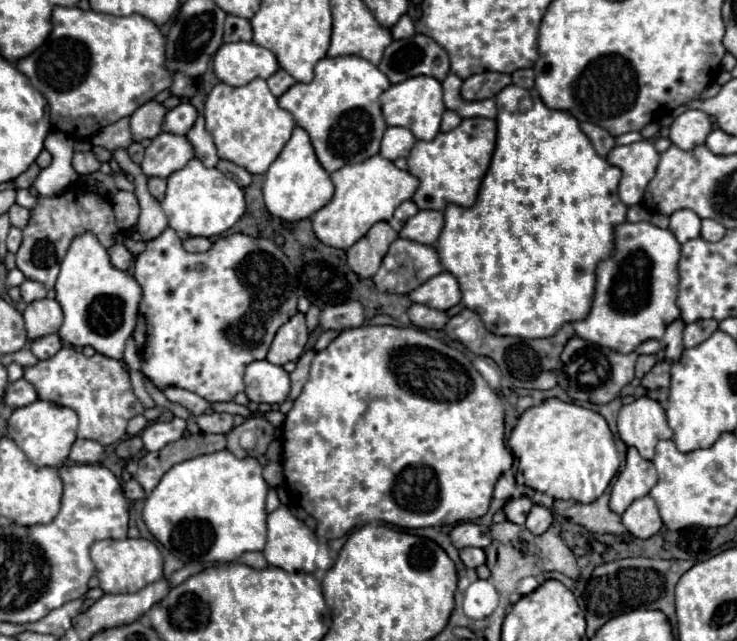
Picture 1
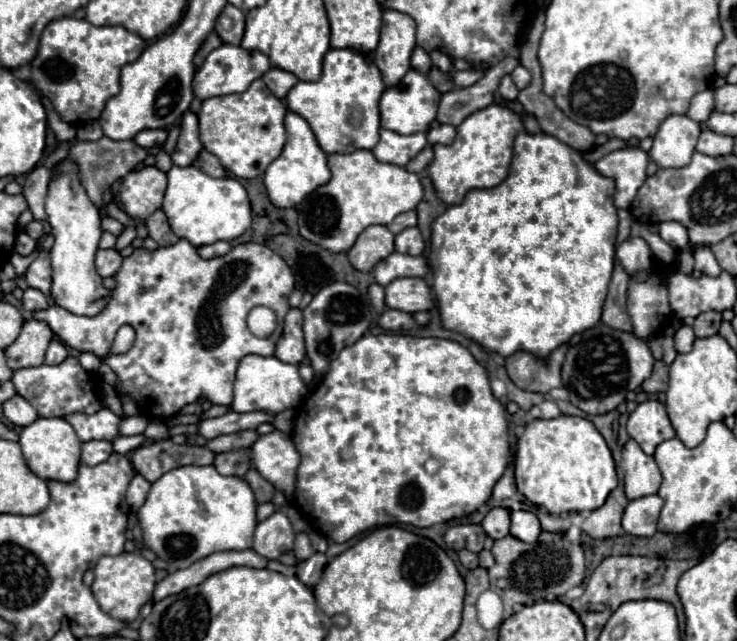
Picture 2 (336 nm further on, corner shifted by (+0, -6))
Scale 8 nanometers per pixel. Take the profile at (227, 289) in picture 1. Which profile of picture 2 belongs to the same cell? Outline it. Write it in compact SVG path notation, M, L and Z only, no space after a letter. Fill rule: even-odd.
M181 239L175 245L169 247L157 247L155 251L149 251L145 247L135 249L129 257L123 259L121 269L115 273L117 287L111 291L111 301L103 315L91 317L77 317L69 311L51 305L43 311L33 311L33 319L47 321L51 331L65 341L69 347L77 351L91 351L97 357L101 357L121 379L121 389L129 393L139 409L141 415L153 417L153 419L169 419L173 417L183 405L195 403L197 399L207 399L215 405L231 405L233 401L233 383L235 383L235 371L239 361L245 355L273 355L275 351L275 335L281 337L283 333L283 317L289 311L289 293L293 291L293 271L287 267L287 263L273 253L269 247L259 243L239 243L235 245L227 255L215 257L215 259L201 259L197 255L197 249ZM265 305L275 311L279 317L277 331L265 339L255 337L247 329L247 313L257 307ZM121 325L135 327L135 343L133 347L123 355L111 355L111 345L115 339L115 333Z

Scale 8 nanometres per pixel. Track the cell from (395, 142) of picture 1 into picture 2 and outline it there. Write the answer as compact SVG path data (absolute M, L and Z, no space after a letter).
M381 129L381 139L373 147L373 155L379 161L393 163L393 165L407 165L419 151L427 147L427 135L425 133L413 133L413 135L401 135L389 129Z

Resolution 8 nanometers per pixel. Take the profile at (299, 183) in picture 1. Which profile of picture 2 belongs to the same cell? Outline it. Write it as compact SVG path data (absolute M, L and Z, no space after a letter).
M293 111L285 117L285 129L287 129L287 143L283 147L283 153L267 167L263 183L267 189L267 197L275 207L289 209L299 205L311 191L321 187L331 179L329 167L327 167L327 155L317 145L317 139L307 125L307 121L301 115L295 115Z

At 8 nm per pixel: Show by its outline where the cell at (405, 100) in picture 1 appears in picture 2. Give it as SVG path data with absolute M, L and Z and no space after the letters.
M411 69L397 85L385 89L381 101L379 101L379 111L381 111L381 127L397 131L401 135L411 135L419 131L427 131L431 127L431 121L437 115L439 109L439 99L441 93L431 87L427 77L415 69Z

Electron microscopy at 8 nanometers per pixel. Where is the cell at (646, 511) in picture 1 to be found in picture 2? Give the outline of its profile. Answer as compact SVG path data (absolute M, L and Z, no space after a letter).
M647 495L629 501L623 513L623 529L635 537L653 537L657 531L657 519L661 507L663 499L659 499L659 495Z

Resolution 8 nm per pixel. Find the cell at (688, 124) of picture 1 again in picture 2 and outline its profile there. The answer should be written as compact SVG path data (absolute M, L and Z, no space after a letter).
M669 115L653 137L649 157L659 167L685 167L695 153L699 133L697 121L687 115Z

